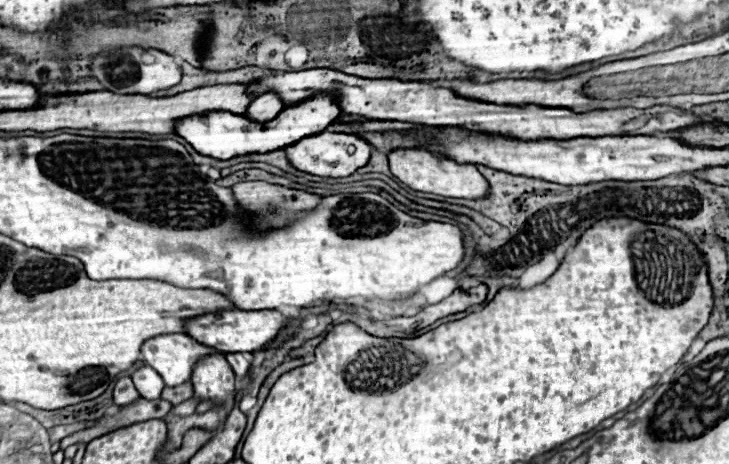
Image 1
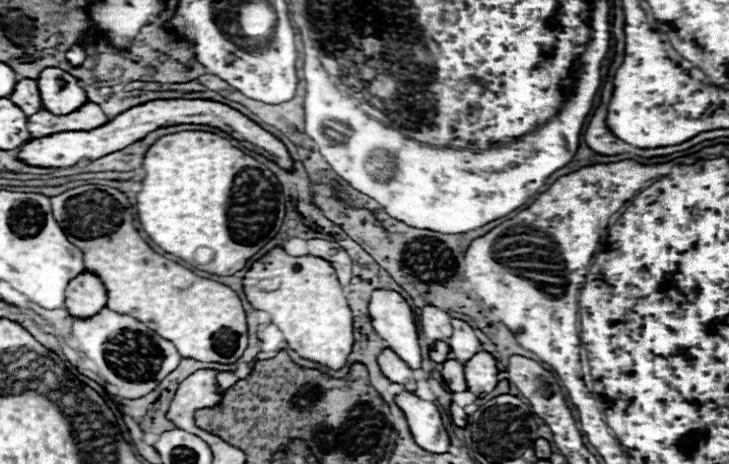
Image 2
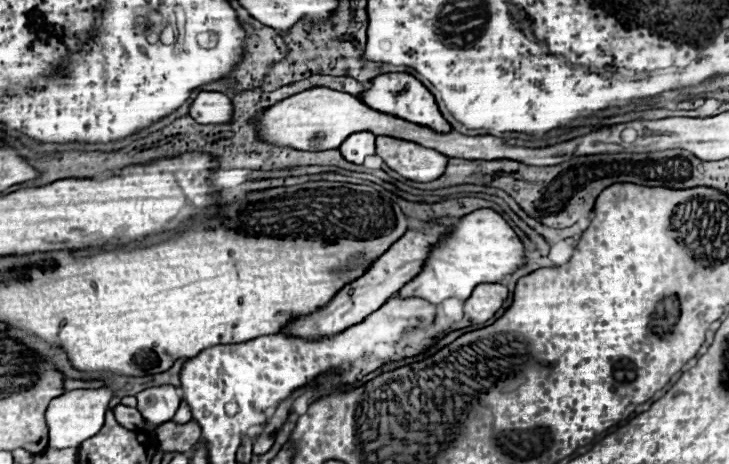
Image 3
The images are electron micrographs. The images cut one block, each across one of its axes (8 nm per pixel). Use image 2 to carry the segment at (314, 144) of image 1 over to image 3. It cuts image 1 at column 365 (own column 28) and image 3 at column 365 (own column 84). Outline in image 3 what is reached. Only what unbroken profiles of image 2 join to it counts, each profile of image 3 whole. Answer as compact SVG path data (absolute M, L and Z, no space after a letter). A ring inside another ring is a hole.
M356 132L352 136L348 136L344 140L344 144L340 144L340 152L342 156L348 160L348 162L354 162L354 164L362 164L366 156L372 156L376 154L374 150L374 134L372 132Z

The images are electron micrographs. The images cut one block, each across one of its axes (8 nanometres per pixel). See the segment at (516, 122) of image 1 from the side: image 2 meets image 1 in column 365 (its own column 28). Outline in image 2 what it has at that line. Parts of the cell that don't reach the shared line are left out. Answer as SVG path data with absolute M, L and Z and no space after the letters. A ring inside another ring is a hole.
M18 80L14 86L14 92L8 96L14 104L18 104L18 108L22 108L22 112L26 116L32 116L36 112L42 110L42 100L38 94L38 86L36 80Z

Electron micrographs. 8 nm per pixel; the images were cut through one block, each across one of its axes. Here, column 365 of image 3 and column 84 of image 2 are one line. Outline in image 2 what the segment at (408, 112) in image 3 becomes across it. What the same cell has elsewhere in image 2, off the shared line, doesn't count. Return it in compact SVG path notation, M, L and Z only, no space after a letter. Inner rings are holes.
M46 68L38 76L42 108L52 114L70 114L86 104L86 92L78 86L78 80L60 68ZM58 80L66 80L66 86L60 88Z

